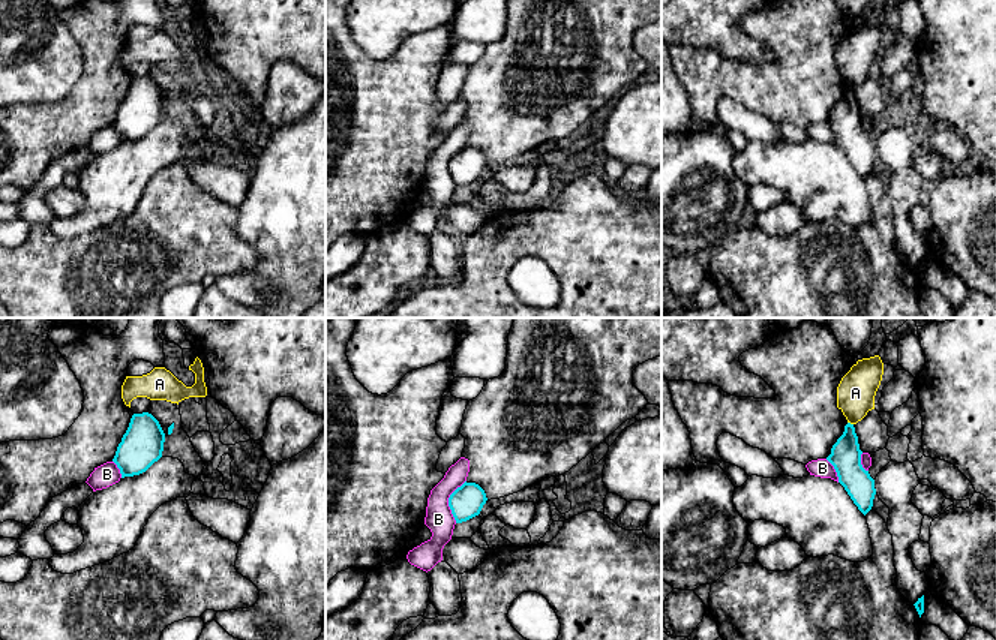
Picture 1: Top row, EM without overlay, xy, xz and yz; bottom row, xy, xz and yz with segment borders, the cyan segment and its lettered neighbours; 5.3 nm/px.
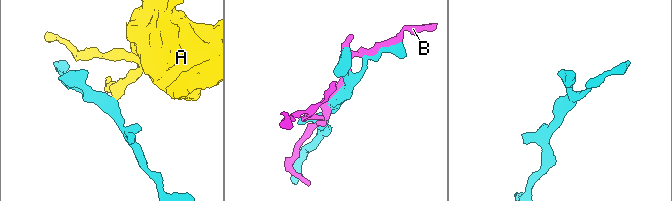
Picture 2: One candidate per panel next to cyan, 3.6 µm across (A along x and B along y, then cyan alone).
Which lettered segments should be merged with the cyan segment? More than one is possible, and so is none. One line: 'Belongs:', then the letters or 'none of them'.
Belongs: none of them

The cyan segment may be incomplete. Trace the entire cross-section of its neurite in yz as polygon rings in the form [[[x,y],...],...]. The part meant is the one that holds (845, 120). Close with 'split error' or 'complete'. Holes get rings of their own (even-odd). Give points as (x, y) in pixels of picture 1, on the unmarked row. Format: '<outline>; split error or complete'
[[[848,87],[826,121],[837,136],[837,145],[814,139],[802,142],[752,139],[735,153],[734,169],[747,187],[766,184],[783,190],[786,201],[798,207],[808,222],[834,219],[850,226],[864,226],[873,219],[866,178],[873,171],[876,153],[874,144],[861,129],[861,118],[855,91]]]; split error

